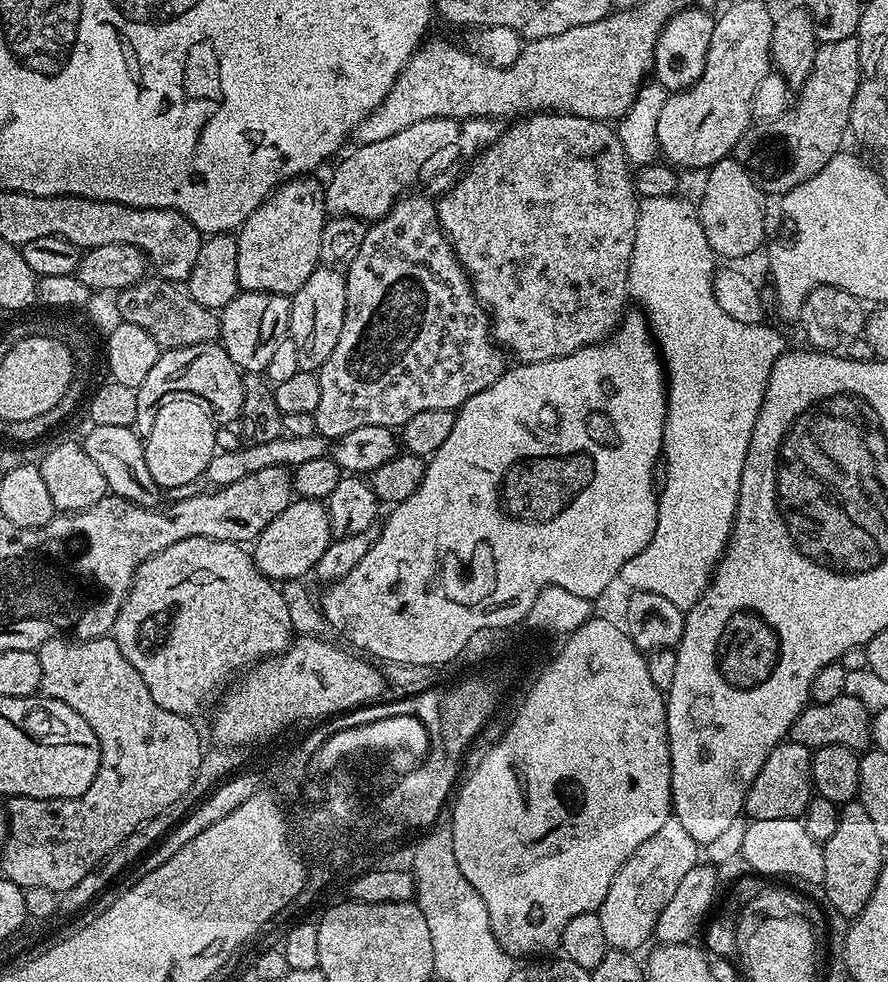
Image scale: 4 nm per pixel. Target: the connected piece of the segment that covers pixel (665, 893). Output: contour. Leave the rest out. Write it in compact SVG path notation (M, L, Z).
M674 818L662 822L662 827L653 836L646 838L646 842L642 842L642 846L638 846L638 850L634 850L634 854L630 854L630 858L622 866L622 870L618 870L618 874L614 874L614 882L610 882L610 891L606 893L606 898L598 913L602 922L602 930L606 933L609 949L636 954L648 939L650 941L653 939L658 914L662 914L662 910L666 910L666 902L670 902L670 898L674 898L674 893L682 883L682 878L686 878L686 874L690 874L690 870L694 870L694 866L701 856L701 845L696 844L694 838L690 838L690 833L682 827L682 822L678 822Z

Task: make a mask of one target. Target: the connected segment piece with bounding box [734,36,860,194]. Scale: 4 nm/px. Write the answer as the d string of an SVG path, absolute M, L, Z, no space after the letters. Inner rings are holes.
M856 36L842 38L838 42L820 44L816 50L814 66L806 78L806 82L799 85L798 95L788 111L783 112L777 120L768 124L753 123L742 134L742 138L734 149L734 159L742 165L747 172L752 173L756 183L764 189L765 193L783 194L794 190L794 186L802 186L806 178L814 178L830 158L841 151L844 132L849 131L850 110L854 102L854 94L860 85L860 42Z

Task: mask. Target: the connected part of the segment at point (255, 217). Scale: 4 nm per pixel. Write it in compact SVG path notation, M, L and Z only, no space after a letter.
M312 174L295 176L287 180L279 188L266 197L265 200L252 211L250 218L240 225L236 236L238 246L238 282L246 292L273 292L279 296L291 297L314 274L314 270L321 263L320 247L322 246L322 230L328 207L324 201L325 185L316 181Z

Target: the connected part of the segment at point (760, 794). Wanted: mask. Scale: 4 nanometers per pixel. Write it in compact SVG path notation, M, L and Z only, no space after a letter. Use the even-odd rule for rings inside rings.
M781 742L773 748L764 760L762 770L754 778L744 799L744 812L752 820L766 818L803 817L806 806L812 801L814 789L812 787L812 752L805 744Z

